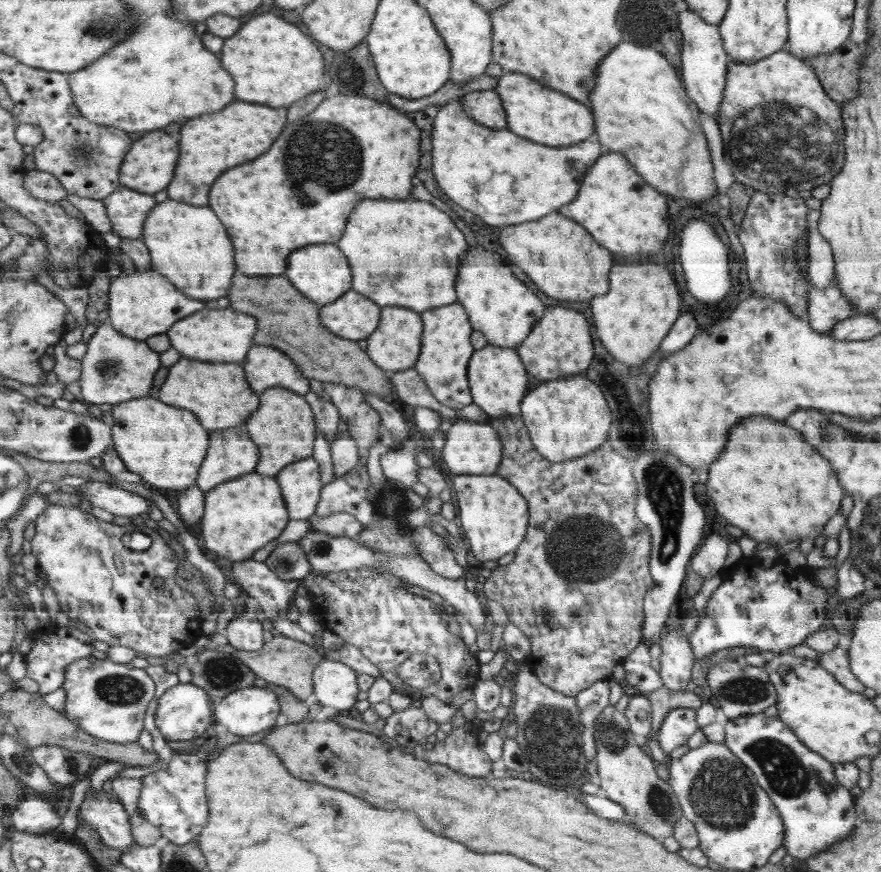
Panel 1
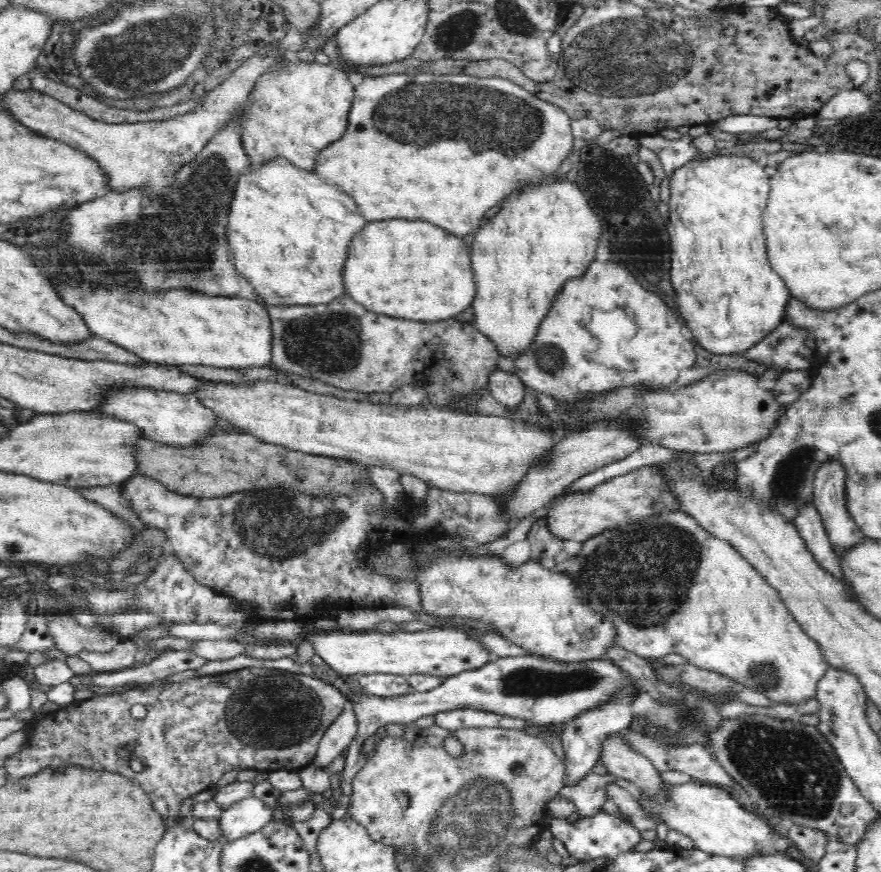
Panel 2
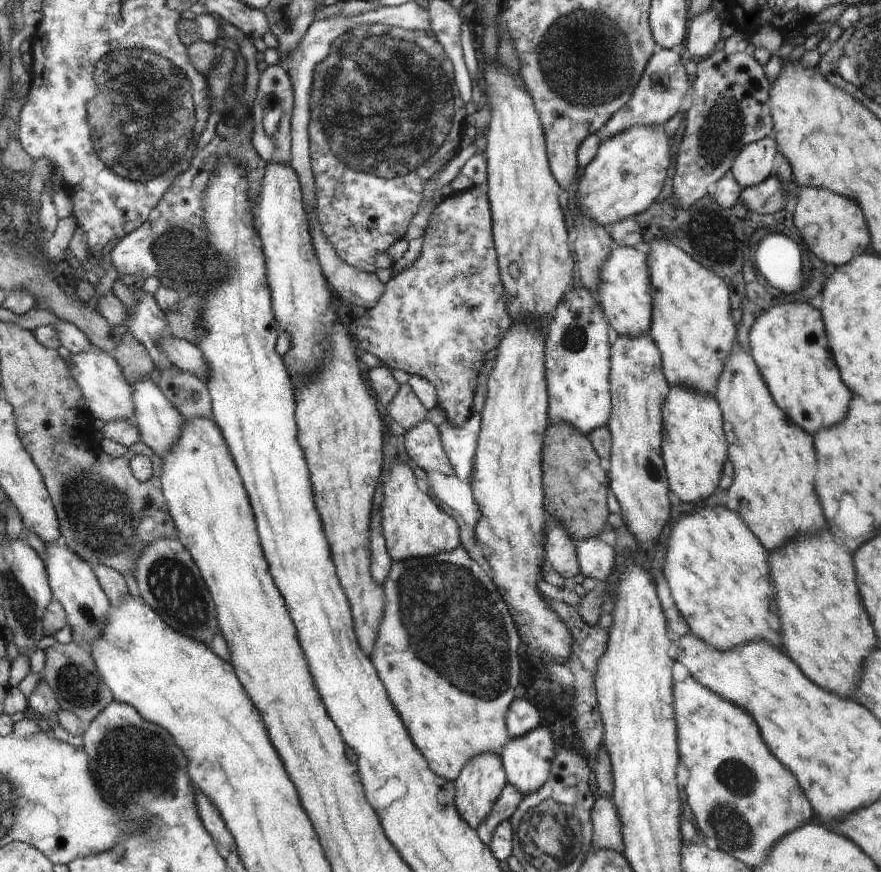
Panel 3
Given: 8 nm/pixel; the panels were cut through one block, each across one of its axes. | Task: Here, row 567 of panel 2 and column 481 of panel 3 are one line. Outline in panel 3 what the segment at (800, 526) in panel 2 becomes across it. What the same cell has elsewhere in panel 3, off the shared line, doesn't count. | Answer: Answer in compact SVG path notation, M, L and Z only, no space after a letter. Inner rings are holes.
M507 783L506 788L503 789L502 796L496 801L495 808L488 814L488 818L476 828L479 837L485 844L488 844L492 840L496 826L502 821L509 820L514 814L523 796L522 792L518 792L512 784Z

